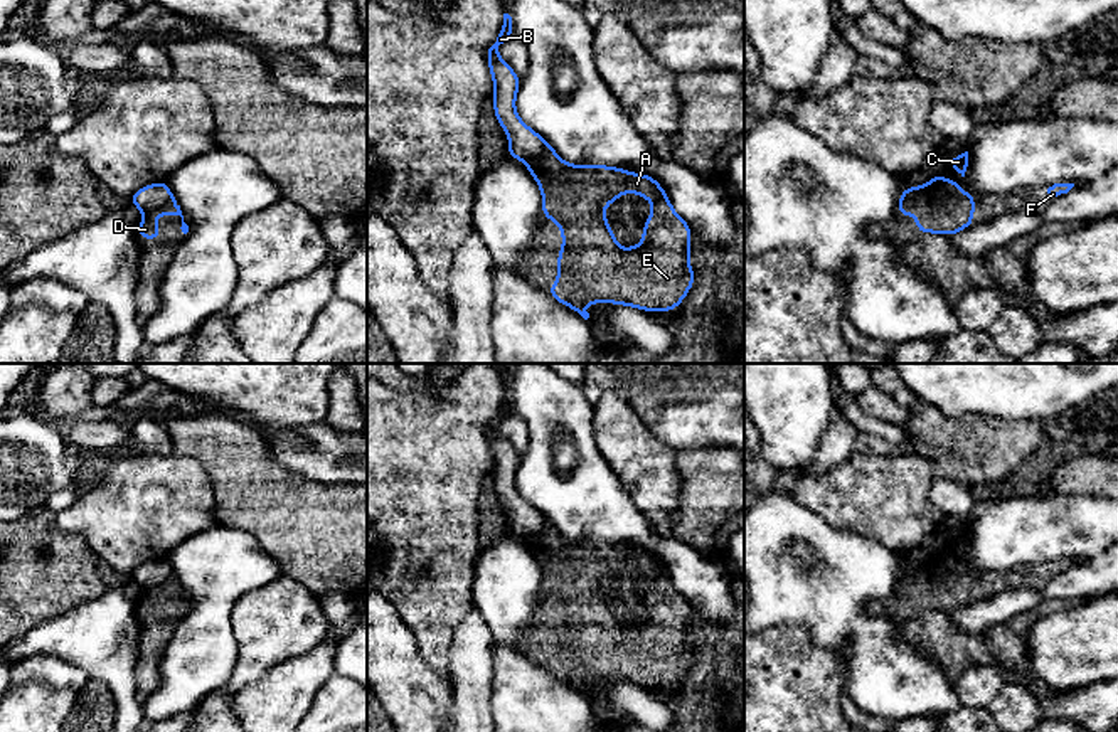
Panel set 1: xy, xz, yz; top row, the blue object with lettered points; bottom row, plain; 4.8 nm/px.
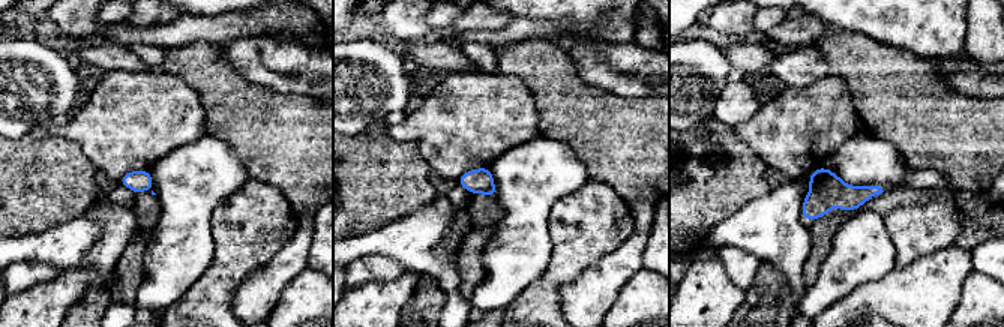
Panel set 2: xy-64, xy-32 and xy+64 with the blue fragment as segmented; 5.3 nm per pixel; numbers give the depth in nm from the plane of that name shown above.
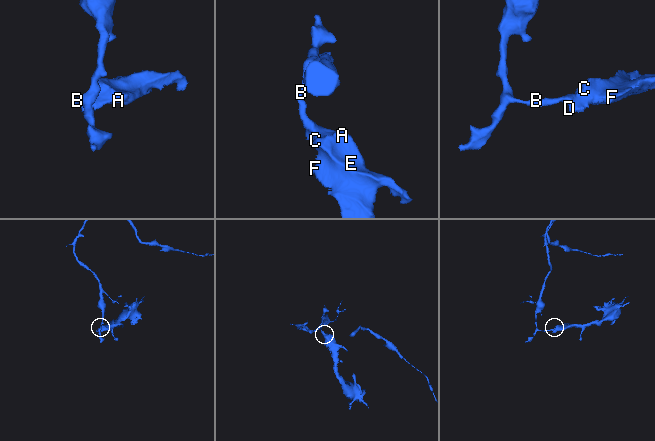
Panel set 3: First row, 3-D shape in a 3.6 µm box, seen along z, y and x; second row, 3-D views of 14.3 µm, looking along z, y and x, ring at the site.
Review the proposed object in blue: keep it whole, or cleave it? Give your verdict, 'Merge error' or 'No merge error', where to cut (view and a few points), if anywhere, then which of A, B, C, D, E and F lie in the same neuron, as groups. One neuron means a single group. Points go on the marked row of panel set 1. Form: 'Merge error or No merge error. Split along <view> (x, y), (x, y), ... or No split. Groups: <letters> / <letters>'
Merge error. Split along xy (172, 196), (143, 214). Groups: A C D E F / B

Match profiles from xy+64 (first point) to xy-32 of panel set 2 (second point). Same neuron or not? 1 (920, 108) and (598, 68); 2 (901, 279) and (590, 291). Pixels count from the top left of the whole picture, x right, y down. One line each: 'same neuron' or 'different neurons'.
1: different neurons
2: same neuron

